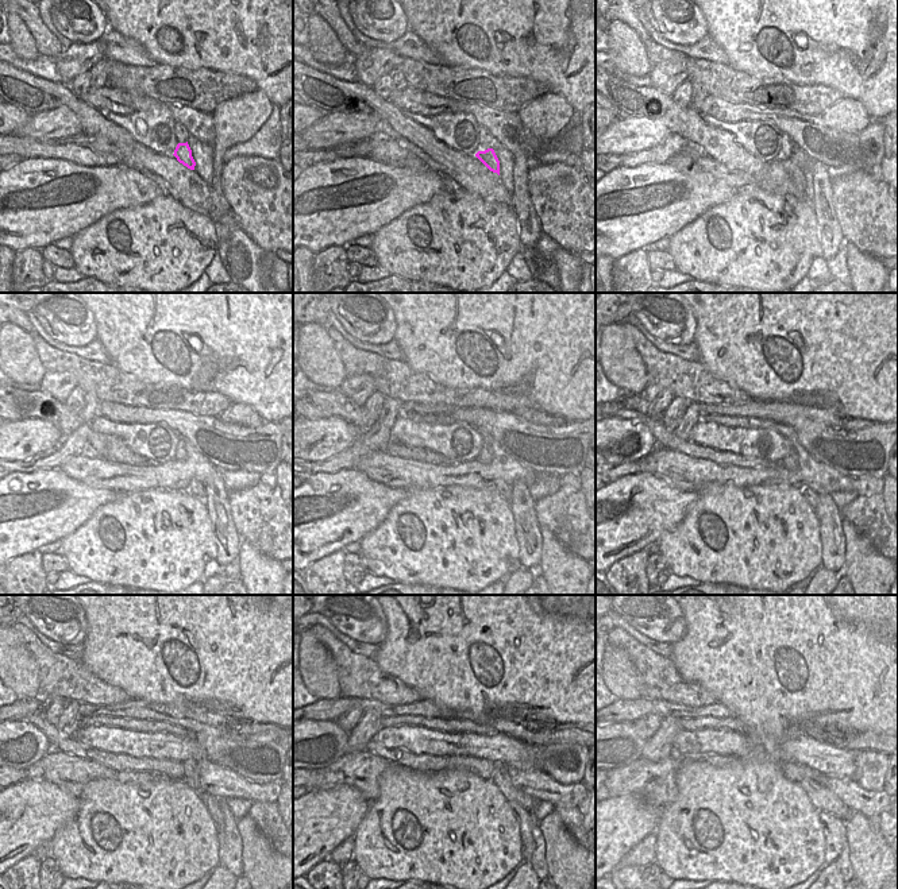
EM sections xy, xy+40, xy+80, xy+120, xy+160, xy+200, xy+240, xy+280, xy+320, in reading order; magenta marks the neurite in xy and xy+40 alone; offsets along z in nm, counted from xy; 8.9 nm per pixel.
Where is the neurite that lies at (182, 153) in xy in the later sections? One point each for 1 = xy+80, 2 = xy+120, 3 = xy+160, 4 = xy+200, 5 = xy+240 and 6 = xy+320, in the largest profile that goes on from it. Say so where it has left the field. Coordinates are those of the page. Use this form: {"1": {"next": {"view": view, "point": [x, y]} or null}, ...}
{"1": {"next": {"view": "xy+80", "point": [796, 174]}}, "2": {"next": {"view": "xy+120", "point": [196, 487]}}, "3": {"next": {"view": "xy+160", "point": [501, 487]}}, "4": {"next": {"view": "xy+200", "point": [812, 497]}}, "5": {"next": {"view": "xy+240", "point": [211, 803]}}, "6": {"next": {"view": "xy+320", "point": [833, 828]}}}

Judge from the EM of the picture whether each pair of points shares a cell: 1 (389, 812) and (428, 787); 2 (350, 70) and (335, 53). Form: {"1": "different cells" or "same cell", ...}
{"1": "same cell", "2": "different cells"}

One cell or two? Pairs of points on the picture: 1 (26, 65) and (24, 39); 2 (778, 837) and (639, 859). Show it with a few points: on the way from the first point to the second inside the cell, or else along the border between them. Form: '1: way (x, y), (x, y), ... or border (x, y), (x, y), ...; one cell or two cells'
1: border (14, 51), (29, 60), (35, 60), (39, 55); two cells
2: border (655, 831), (654, 861); two cells

